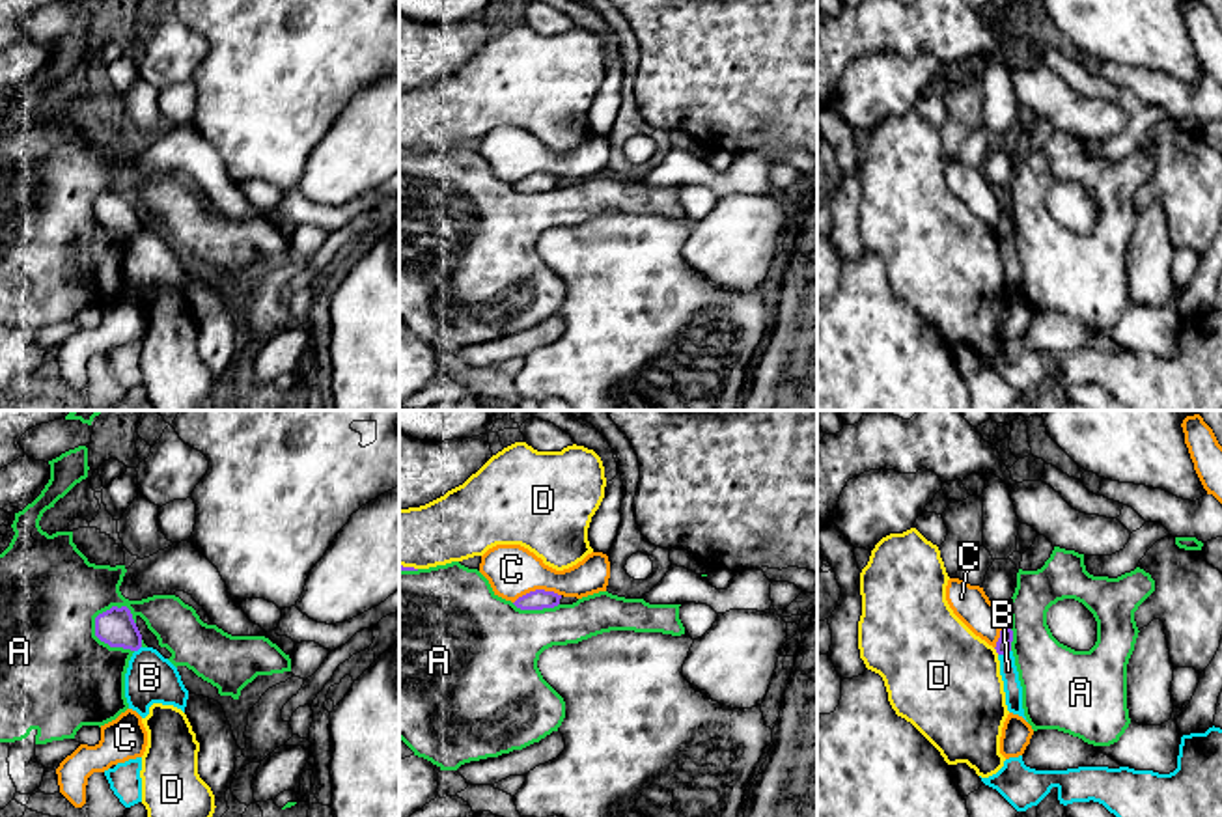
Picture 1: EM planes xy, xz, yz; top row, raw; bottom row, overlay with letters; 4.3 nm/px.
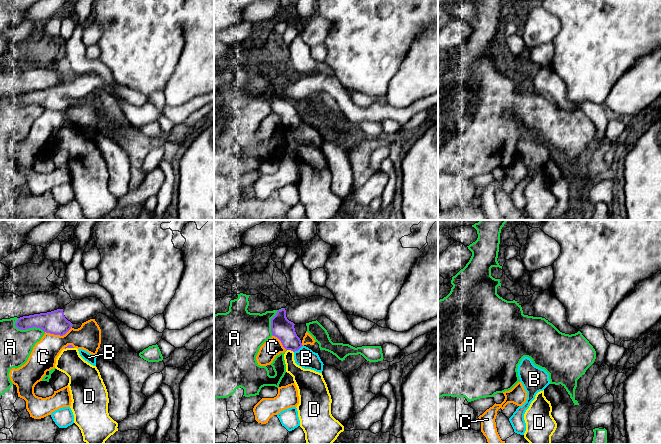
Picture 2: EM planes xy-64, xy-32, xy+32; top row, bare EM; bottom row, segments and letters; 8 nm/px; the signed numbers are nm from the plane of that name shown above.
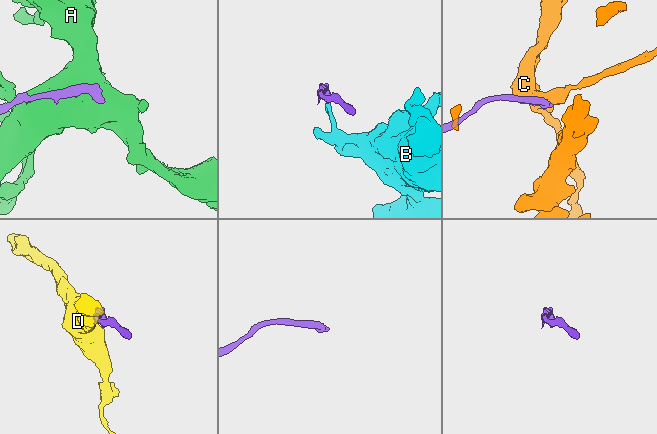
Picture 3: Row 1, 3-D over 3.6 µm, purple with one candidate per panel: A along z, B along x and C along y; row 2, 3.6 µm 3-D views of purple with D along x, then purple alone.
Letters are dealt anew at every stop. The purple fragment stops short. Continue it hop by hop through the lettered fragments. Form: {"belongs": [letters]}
{"belongs": []}

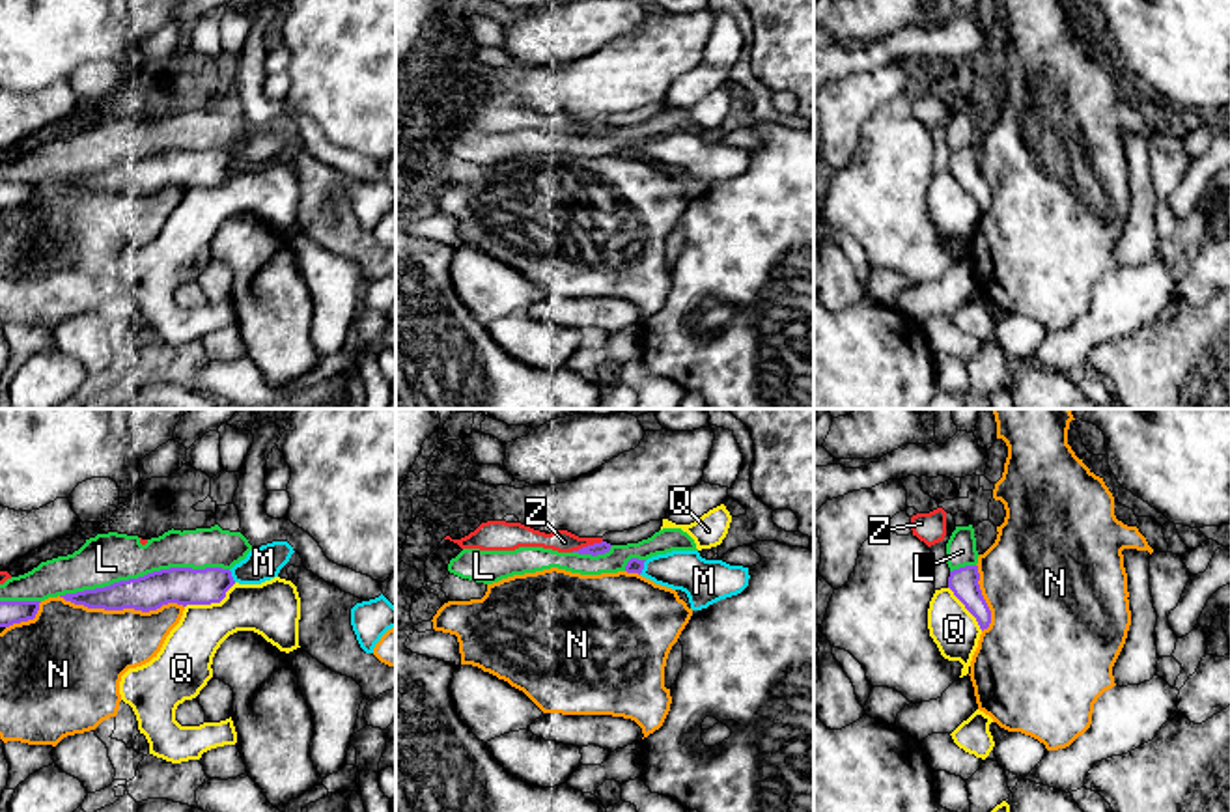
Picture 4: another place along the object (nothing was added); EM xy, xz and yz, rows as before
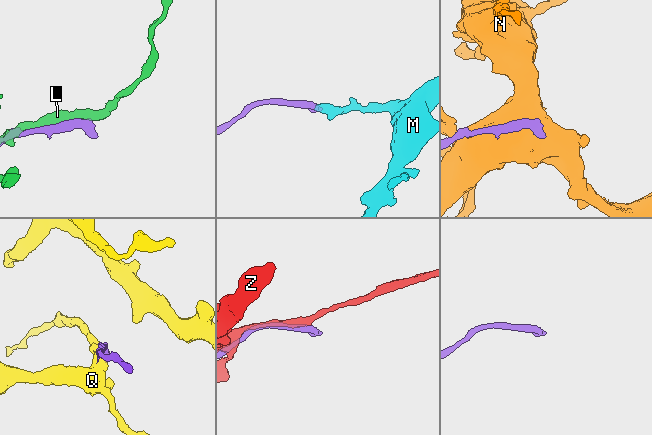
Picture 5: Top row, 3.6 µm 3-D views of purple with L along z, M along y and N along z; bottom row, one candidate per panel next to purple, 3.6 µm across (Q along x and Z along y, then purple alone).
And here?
{"belongs": ["M"]}

